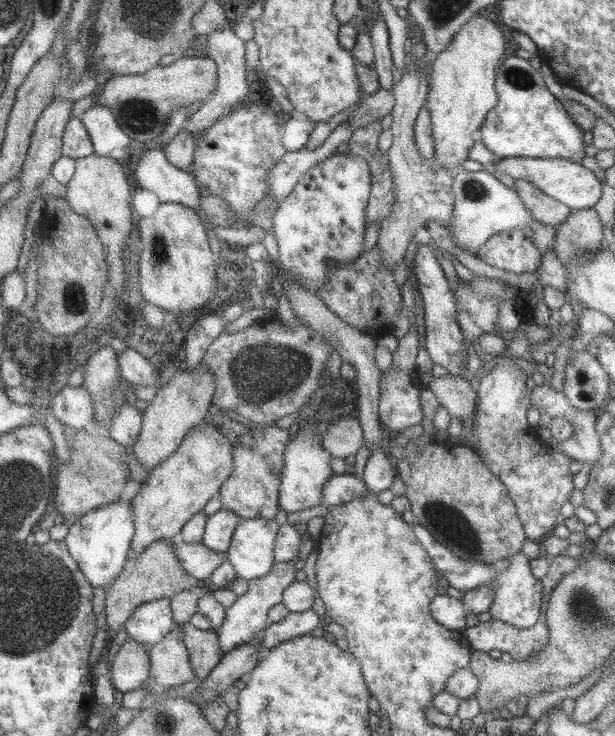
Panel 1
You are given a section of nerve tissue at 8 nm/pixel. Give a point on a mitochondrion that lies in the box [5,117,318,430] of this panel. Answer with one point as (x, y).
(74, 297)

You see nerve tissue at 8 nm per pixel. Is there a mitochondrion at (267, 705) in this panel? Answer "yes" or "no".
yes

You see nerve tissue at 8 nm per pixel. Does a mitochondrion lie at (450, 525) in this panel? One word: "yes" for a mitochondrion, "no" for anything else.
yes

